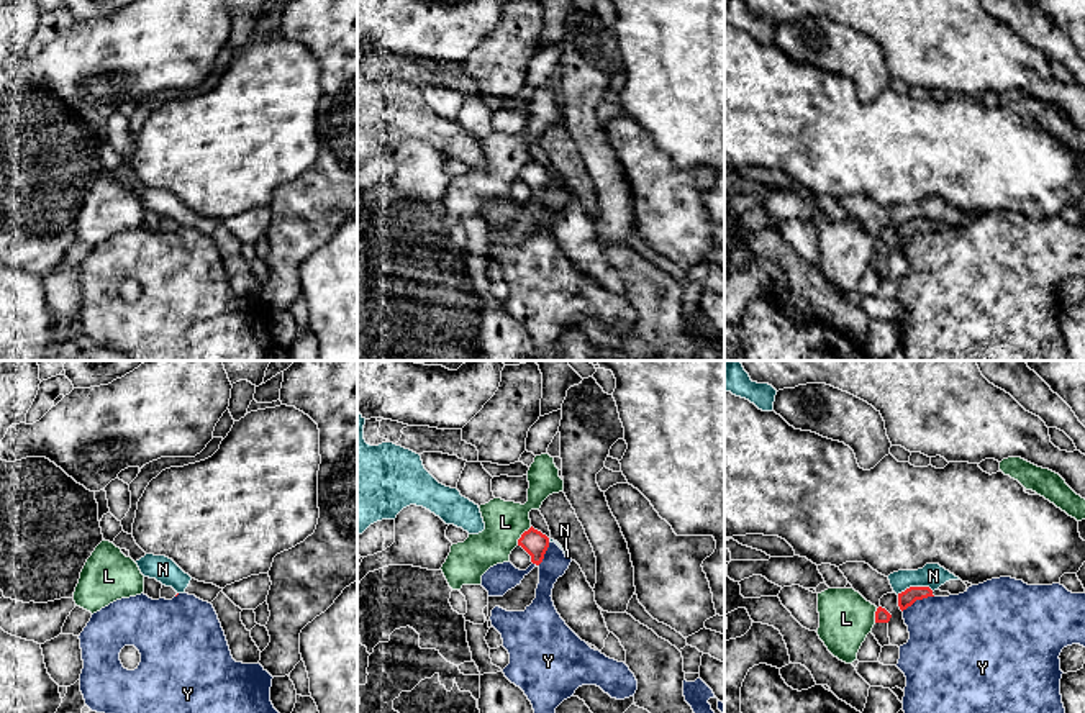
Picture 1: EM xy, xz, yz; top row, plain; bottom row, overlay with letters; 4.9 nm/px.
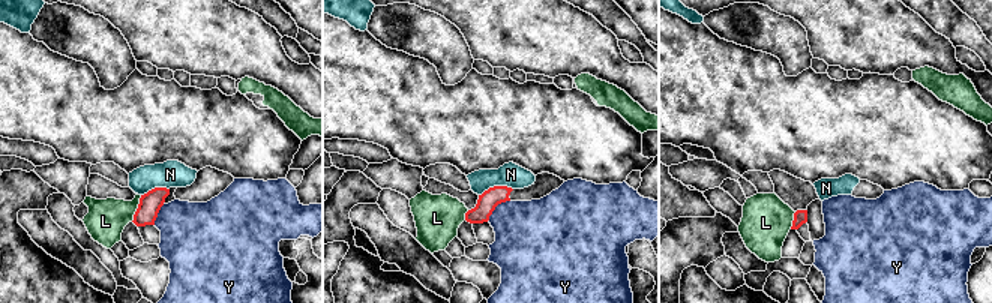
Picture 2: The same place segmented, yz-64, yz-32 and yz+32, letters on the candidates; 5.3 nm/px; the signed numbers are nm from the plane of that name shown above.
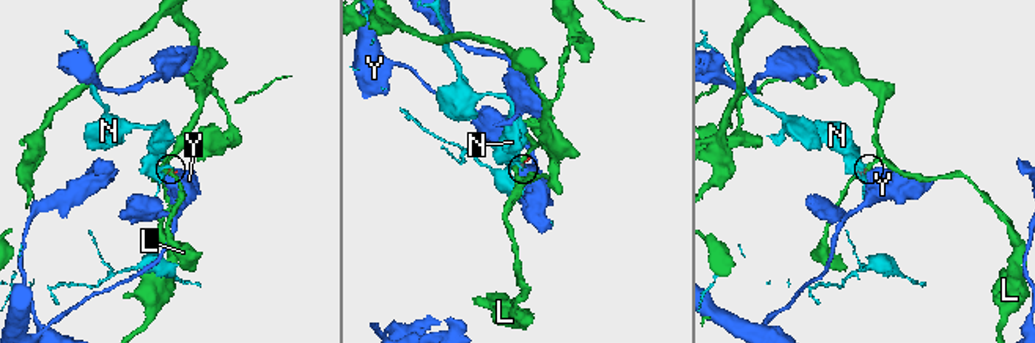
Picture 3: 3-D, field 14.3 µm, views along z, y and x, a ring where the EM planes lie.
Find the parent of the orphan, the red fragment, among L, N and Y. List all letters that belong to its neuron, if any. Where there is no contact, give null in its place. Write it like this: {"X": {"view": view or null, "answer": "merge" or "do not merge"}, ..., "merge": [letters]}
{"L": {"view": "xz", "answer": "do not merge"}, "N": {"view": "yz", "answer": "do not merge"}, "Y": {"view": "yz", "answer": "do not merge"}, "merge": []}

